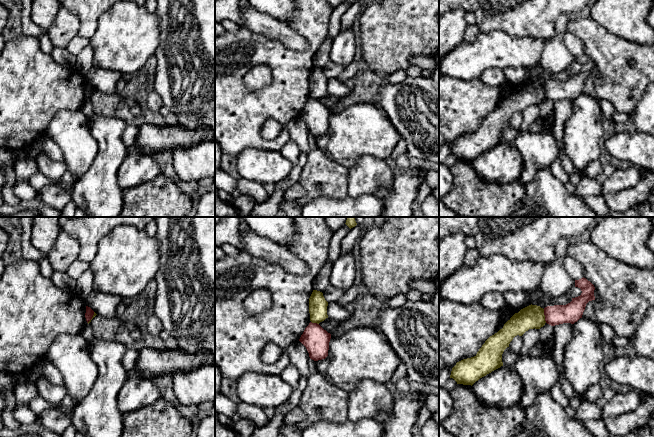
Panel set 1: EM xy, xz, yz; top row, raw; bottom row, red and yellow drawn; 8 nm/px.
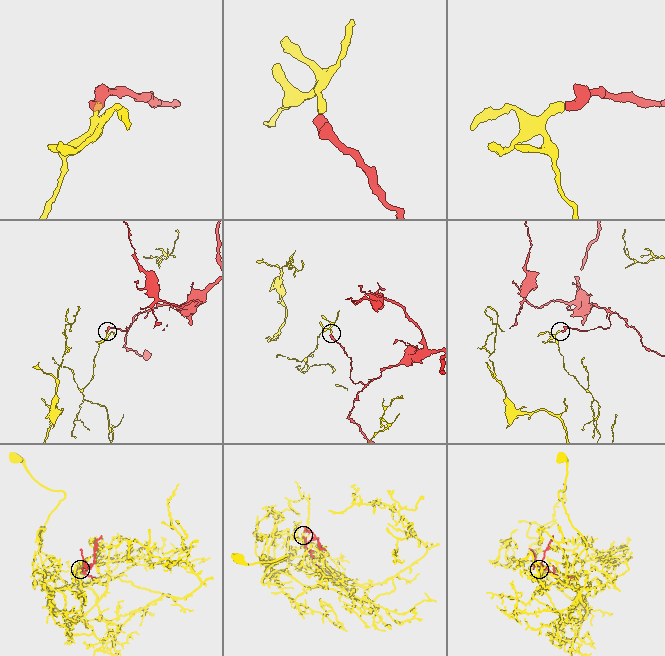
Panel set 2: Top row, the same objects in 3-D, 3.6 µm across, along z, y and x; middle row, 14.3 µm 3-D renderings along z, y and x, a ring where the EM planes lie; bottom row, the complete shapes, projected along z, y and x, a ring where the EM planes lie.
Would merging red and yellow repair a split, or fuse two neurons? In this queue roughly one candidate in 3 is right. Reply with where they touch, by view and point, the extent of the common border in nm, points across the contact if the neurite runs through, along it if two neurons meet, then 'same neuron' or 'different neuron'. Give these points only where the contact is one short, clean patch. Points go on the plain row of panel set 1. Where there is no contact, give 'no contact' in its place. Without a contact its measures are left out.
yz (545, 92) | 110 nm | along yz (543, 85), (546, 98) | different neuron

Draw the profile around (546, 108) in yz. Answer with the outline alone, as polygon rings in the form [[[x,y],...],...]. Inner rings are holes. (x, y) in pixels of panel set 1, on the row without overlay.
[[[547,100],[540,104],[540,116],[531,124],[530,132],[542,132],[545,129],[545,120],[549,118],[554,111],[553,102]]]

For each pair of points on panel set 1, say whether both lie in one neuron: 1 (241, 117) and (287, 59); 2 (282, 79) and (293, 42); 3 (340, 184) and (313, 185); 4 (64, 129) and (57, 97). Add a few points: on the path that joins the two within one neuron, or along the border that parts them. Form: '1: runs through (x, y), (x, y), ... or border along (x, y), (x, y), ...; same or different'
1: runs through (256, 106), (287, 74); same
2: border along (270, 38), (294, 50), (304, 50), (308, 47); different
3: runs through (333, 184), (320, 185); same
4: border along (80, 109), (60, 110), (53, 117), (46, 130); different

